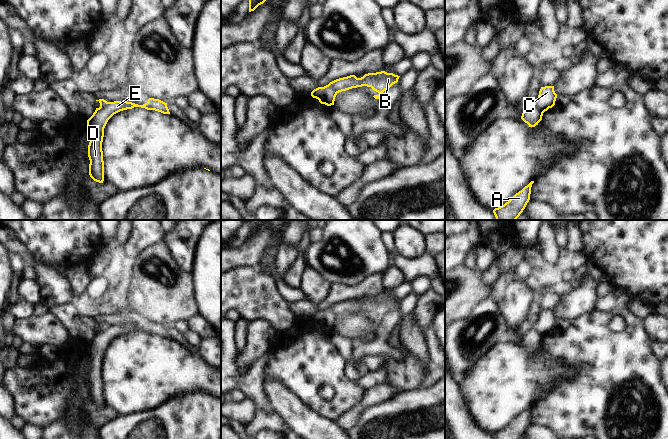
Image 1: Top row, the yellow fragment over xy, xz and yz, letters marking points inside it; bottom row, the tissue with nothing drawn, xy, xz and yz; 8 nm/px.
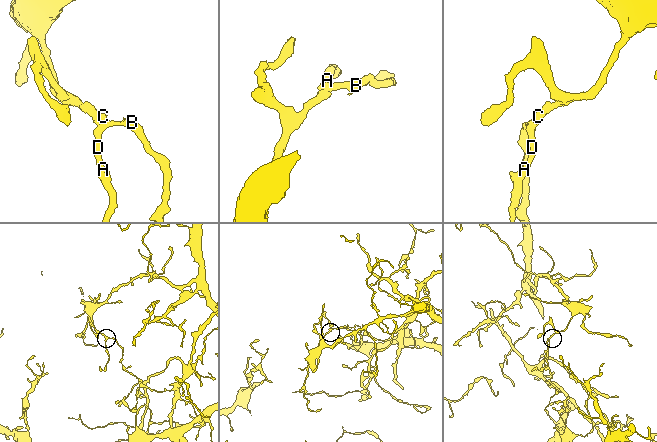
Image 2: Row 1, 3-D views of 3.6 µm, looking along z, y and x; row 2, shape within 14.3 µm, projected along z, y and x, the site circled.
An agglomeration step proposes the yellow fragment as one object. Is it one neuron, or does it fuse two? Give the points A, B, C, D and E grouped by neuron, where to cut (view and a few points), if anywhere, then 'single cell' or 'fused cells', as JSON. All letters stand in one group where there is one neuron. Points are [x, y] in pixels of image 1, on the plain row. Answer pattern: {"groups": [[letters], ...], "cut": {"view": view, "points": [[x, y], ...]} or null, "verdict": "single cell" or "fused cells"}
{"groups": [["A", "B", "D", "E"], ["C"]], "cut": {"view": "yz", "points": [[534, 327], [543, 336]]}, "verdict": "fused cells"}

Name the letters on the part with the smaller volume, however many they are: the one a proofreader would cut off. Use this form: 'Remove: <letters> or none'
Remove: A, B, D, E.

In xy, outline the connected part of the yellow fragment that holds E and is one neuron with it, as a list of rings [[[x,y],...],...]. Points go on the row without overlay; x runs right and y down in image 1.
[[[149,322],[148,326],[143,329],[138,329],[127,325],[108,326],[105,330],[96,332],[93,339],[87,344],[87,352],[89,354],[90,366],[88,369],[89,399],[99,407],[104,405],[104,385],[102,366],[104,361],[104,352],[108,344],[116,337],[141,331],[147,334],[155,334],[163,338],[170,338],[167,327],[154,322]]]

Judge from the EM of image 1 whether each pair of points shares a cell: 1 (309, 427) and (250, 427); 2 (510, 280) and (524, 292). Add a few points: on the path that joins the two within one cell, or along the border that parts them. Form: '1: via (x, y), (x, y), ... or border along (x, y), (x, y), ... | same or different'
1: border along (276, 414), (281, 422) | different
2: via (513, 283), (521, 291) | same

